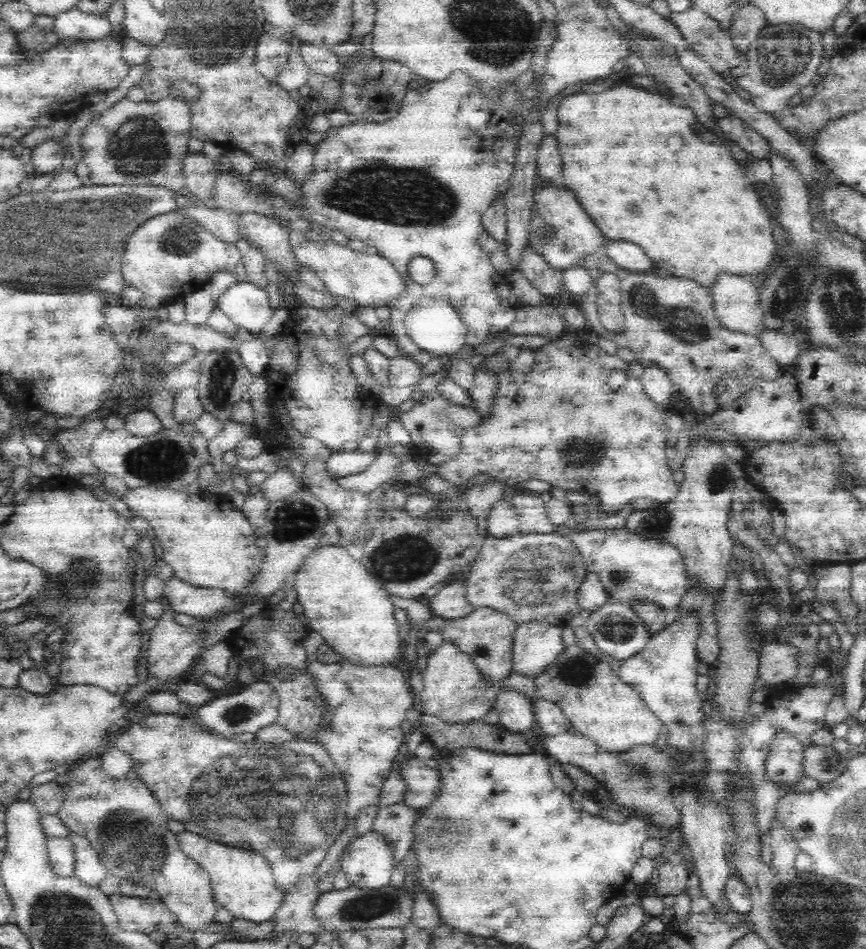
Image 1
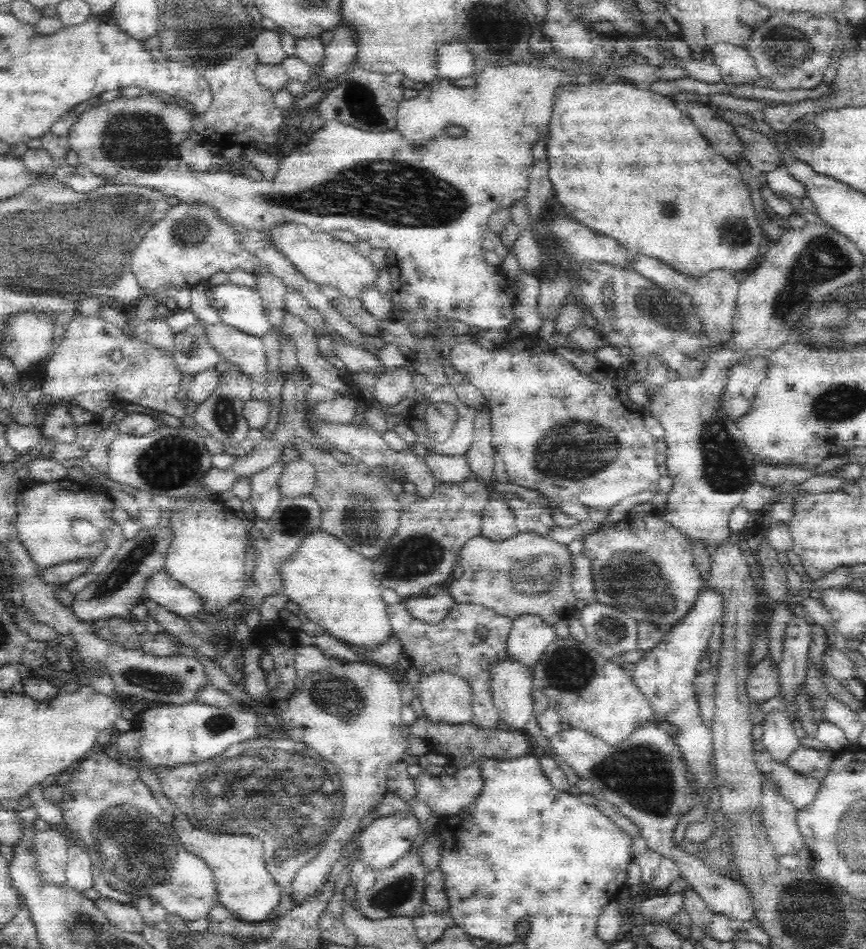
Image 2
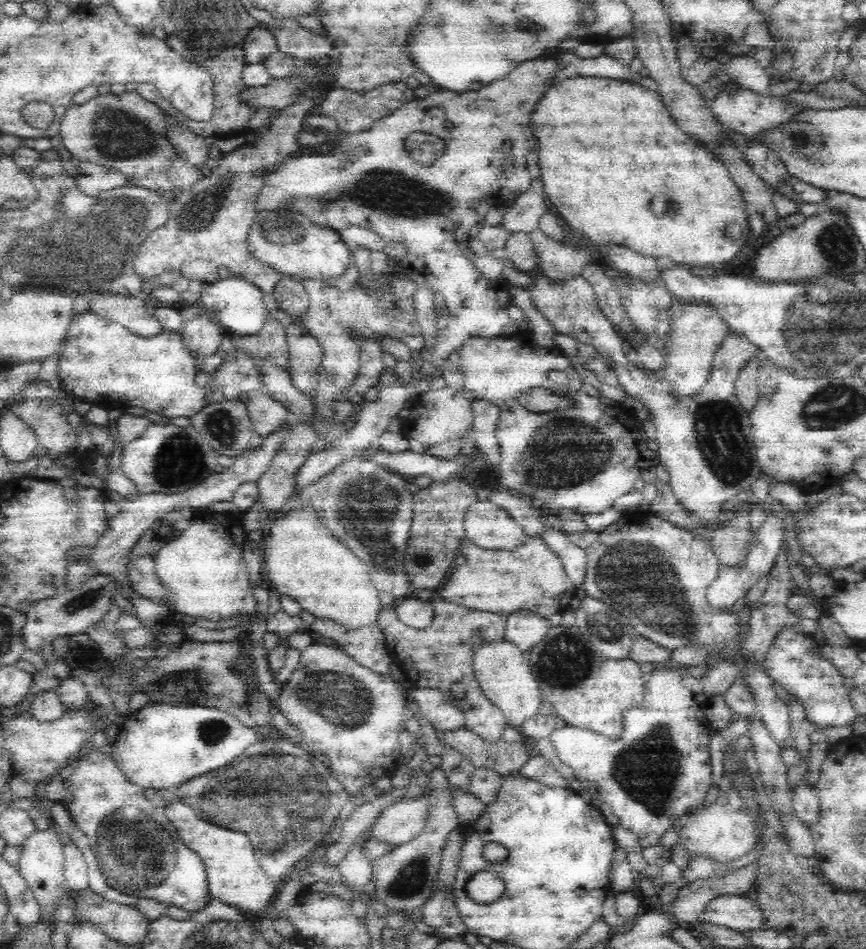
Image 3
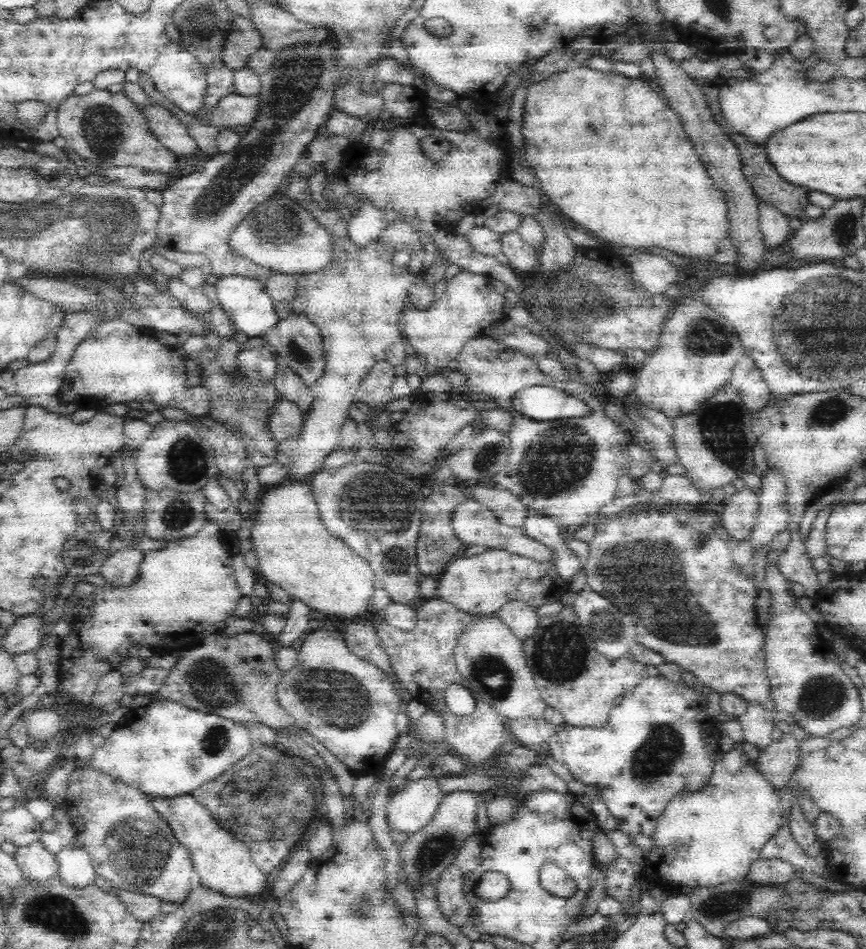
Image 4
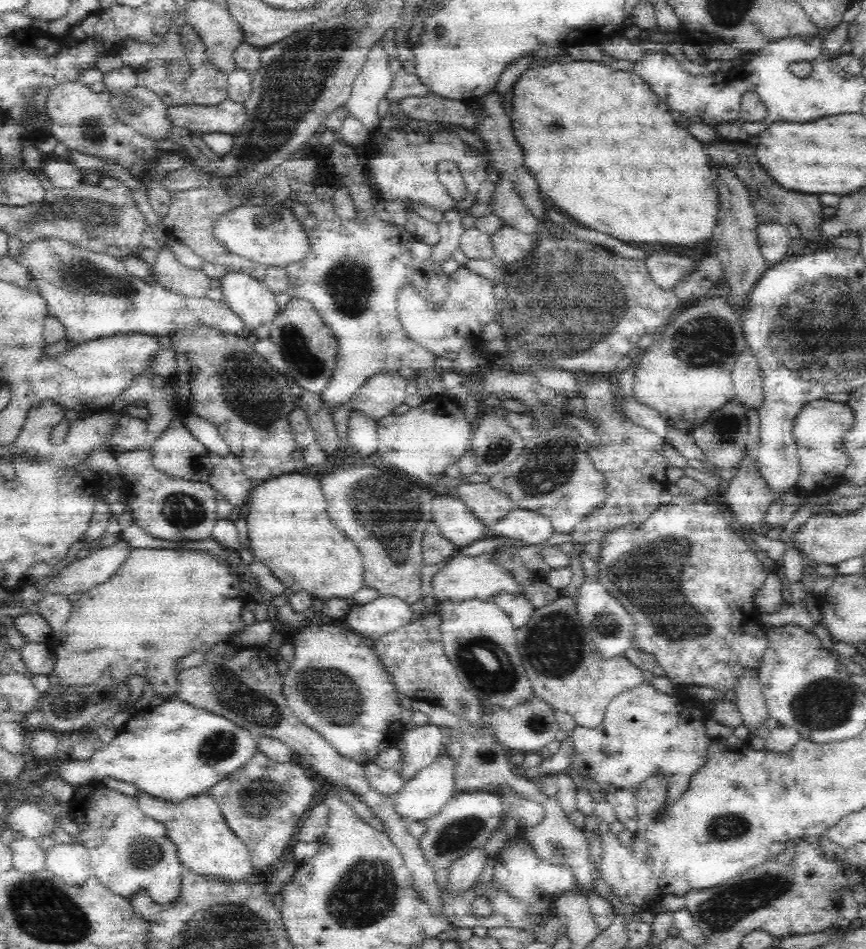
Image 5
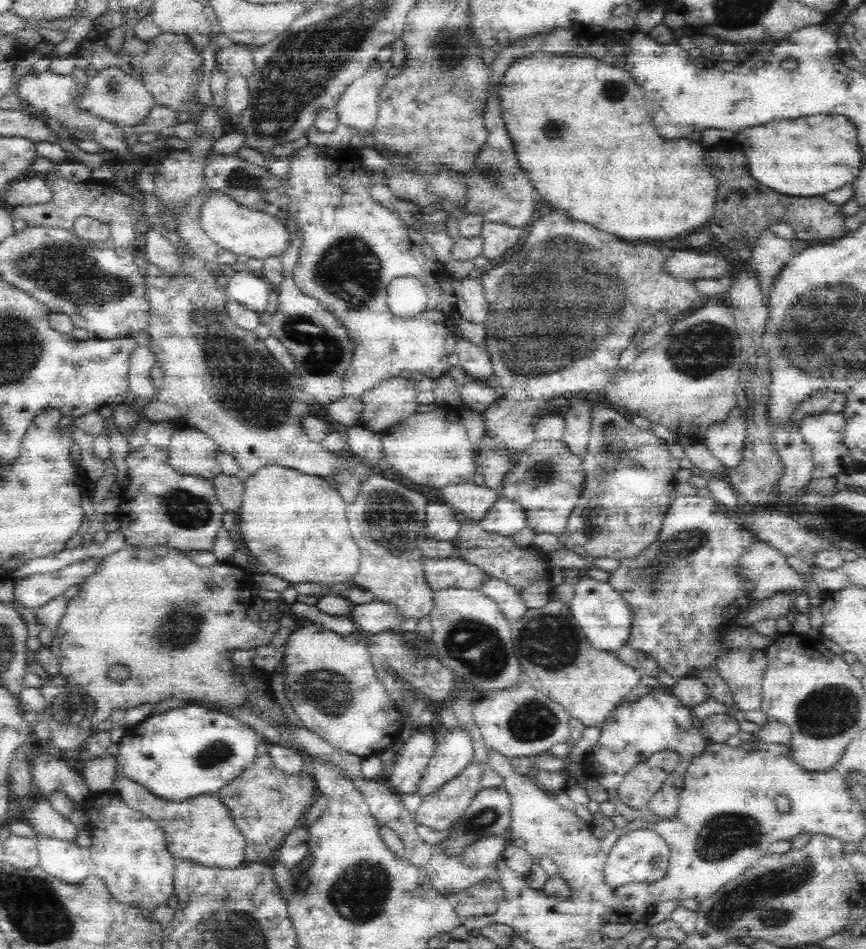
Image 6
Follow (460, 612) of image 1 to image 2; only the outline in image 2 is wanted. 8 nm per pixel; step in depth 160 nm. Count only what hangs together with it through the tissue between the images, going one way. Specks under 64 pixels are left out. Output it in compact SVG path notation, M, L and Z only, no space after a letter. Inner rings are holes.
M439 589L433 596L409 598L404 602L412 617L428 624L442 622L458 606L449 589Z

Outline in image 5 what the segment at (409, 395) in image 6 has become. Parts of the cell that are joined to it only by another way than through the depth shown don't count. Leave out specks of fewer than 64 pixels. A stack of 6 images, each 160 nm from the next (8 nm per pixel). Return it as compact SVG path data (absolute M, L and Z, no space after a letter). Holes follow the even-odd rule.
M396 370L379 371L366 380L347 405L379 421L404 404L408 381Z

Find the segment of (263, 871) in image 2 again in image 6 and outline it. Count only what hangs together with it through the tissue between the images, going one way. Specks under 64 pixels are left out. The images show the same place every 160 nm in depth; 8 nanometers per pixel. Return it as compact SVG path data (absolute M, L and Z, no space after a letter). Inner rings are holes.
M115 773L113 792L130 808L158 823L165 834L165 843L174 858L201 864L204 867L235 869L246 864L245 840L230 816L226 805L214 795L198 795L181 803L154 796L141 784Z

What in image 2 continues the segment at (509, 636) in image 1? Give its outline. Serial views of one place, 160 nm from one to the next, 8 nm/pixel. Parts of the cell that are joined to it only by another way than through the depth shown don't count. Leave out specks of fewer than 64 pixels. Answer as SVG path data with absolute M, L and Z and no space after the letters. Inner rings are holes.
M392 604L387 608L388 617L390 617L393 634L395 634L402 643L404 649L409 654L411 664L414 664L420 670L422 676L429 675L436 670L449 670L457 672L469 681L473 690L473 717L471 722L480 728L496 728L499 716L496 705L493 703L493 694L491 693L491 672L493 666L502 662L507 656L507 640L513 625L513 620L506 616L499 616L490 608L483 608L478 604L459 604L448 614L442 622L438 624L428 624L417 618L412 617L406 609L406 604ZM478 628L486 628L488 632L484 637L478 633Z

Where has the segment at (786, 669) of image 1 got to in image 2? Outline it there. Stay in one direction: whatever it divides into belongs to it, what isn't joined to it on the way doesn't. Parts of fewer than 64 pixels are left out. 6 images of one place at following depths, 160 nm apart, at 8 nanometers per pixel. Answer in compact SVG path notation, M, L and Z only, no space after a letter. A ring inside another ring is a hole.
M768 654L756 662L747 680L747 691L752 705L766 702L779 694L781 683L779 674L778 665Z

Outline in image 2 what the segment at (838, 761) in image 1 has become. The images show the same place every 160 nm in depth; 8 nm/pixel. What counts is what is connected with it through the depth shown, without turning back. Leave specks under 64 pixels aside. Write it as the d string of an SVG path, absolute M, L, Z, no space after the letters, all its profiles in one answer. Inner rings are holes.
M801 747L794 752L794 756L787 762L787 766L804 776L810 776L810 778L822 782L824 777L828 776L835 757L836 752L830 750L820 751Z

